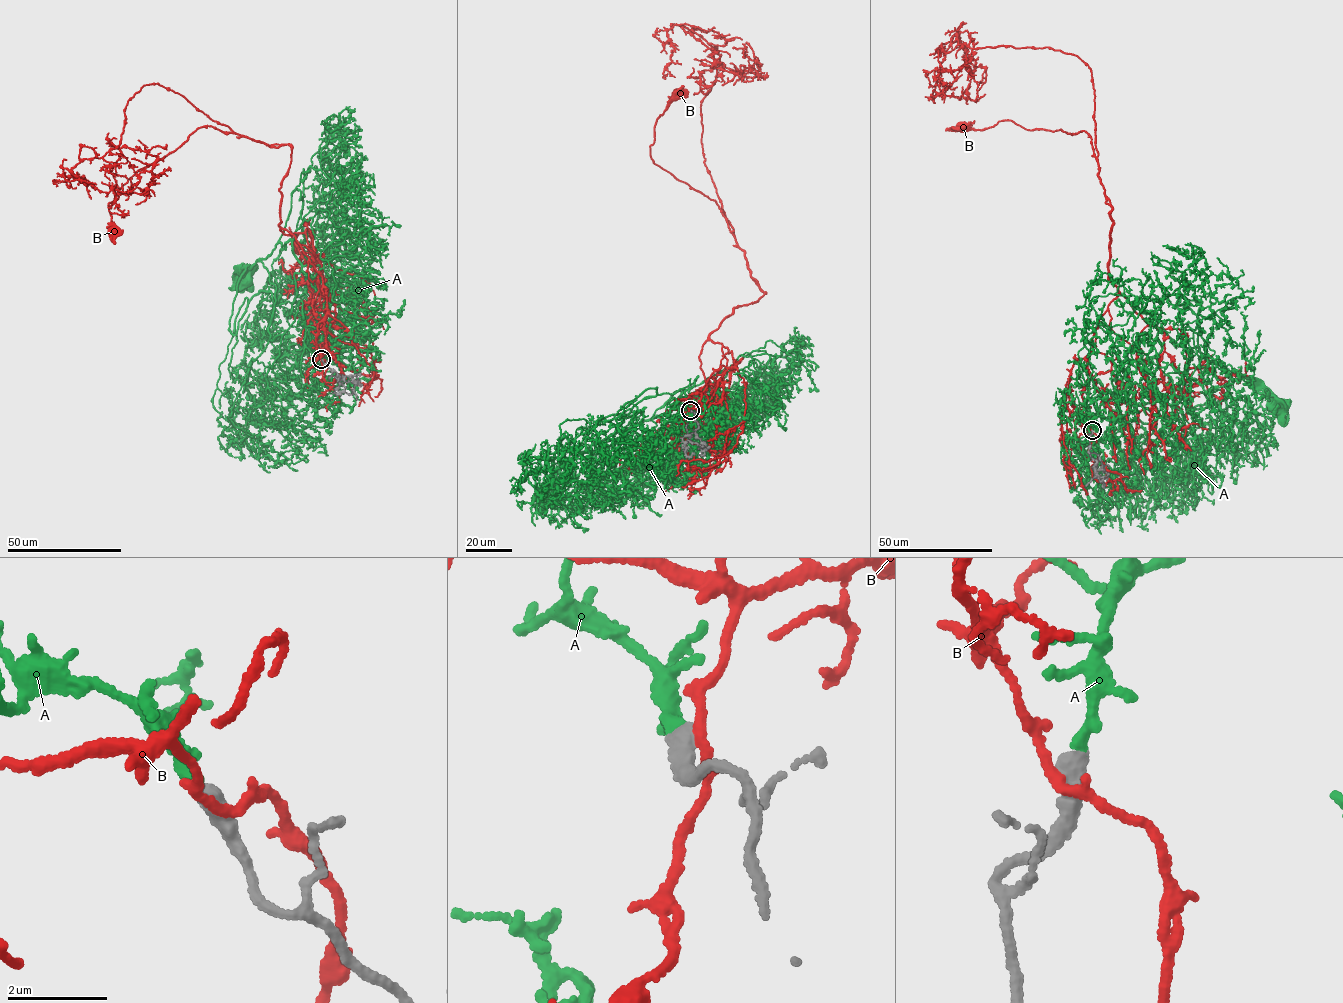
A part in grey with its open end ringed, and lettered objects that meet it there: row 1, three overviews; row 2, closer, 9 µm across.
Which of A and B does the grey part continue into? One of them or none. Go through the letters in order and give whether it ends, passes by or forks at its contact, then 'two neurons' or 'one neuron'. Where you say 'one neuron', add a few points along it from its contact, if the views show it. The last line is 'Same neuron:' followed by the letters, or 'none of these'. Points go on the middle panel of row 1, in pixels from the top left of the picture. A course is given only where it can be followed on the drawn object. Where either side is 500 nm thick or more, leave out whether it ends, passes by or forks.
A: it ends there; one neuron; it runs (691, 409), (681, 397), (698, 376), (675, 393), (643, 399), (626, 416), (642, 414), (555, 471), (546, 493)
B: it passes by; two neurons
Same neuron: A

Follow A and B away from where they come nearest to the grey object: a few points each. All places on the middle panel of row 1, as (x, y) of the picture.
A: (691, 409), (681, 397), (698, 376), (675, 393), (643, 399), (626, 416), (642, 414), (555, 471), (546, 493)
B: (691, 410), (739, 362), (709, 335), (733, 308), (764, 294), (716, 201), (650, 155), (656, 119), (677, 94)

